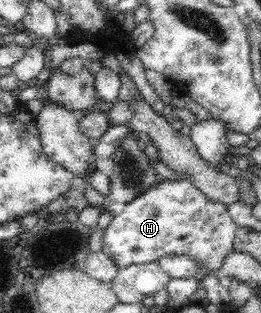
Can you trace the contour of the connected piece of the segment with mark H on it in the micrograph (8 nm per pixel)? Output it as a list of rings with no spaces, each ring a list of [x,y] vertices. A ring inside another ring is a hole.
[[[191,177],[174,181],[159,180],[149,186],[146,192],[139,194],[139,197],[130,201],[119,215],[113,216],[110,224],[105,227],[103,232],[102,252],[115,261],[119,269],[133,264],[139,265],[158,261],[160,257],[173,254],[186,255],[195,260],[196,263],[204,263],[210,271],[215,273],[221,269],[229,249],[232,249],[236,231],[239,228],[229,216],[227,206],[227,204],[219,201],[211,202],[191,182]]]

